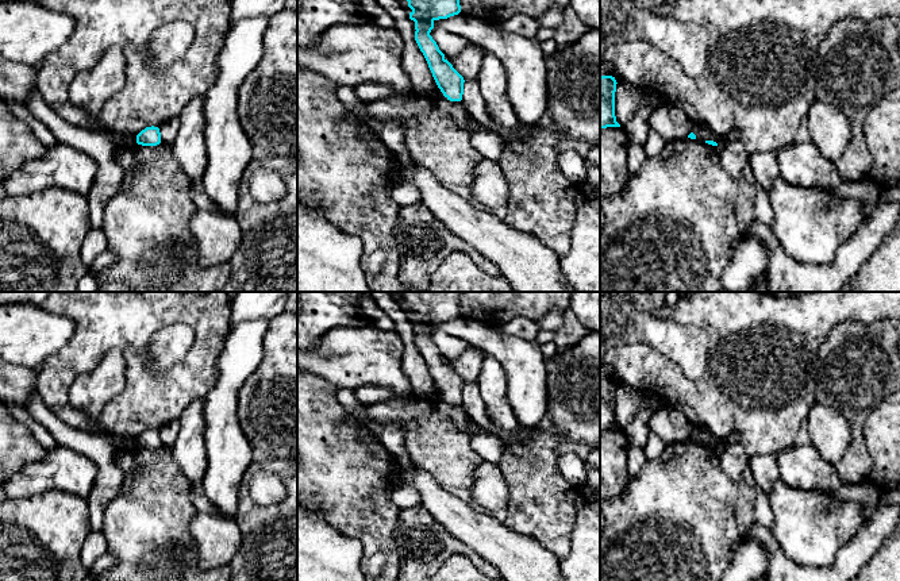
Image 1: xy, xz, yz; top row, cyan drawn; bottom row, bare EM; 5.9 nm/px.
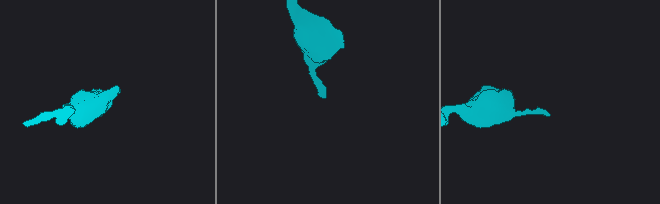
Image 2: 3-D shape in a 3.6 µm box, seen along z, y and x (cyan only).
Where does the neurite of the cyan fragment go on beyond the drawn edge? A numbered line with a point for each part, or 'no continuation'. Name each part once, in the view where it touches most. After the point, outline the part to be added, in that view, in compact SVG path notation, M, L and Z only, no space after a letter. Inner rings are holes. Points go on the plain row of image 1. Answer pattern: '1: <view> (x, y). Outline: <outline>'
no continuation

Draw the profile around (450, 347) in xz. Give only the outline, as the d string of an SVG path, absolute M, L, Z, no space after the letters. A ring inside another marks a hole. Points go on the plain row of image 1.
M432 331L430 338L436 345L439 353L446 359L457 358L464 350L470 347L470 345L459 338L451 336L442 331Z

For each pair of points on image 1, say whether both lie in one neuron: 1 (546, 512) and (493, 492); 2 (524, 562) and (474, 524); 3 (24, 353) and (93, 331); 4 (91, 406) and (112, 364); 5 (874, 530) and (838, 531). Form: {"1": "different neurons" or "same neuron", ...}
{"1": "different neurons", "2": "same neuron", "3": "different neurons", "4": "same neuron", "5": "different neurons"}

